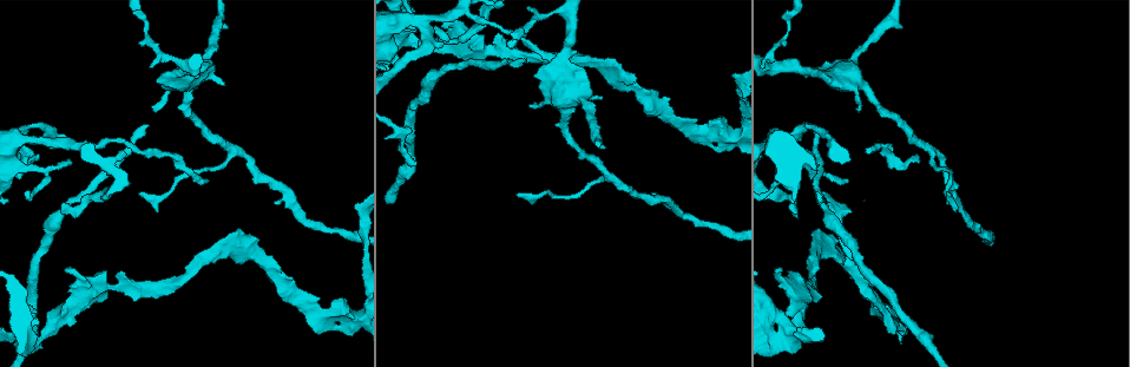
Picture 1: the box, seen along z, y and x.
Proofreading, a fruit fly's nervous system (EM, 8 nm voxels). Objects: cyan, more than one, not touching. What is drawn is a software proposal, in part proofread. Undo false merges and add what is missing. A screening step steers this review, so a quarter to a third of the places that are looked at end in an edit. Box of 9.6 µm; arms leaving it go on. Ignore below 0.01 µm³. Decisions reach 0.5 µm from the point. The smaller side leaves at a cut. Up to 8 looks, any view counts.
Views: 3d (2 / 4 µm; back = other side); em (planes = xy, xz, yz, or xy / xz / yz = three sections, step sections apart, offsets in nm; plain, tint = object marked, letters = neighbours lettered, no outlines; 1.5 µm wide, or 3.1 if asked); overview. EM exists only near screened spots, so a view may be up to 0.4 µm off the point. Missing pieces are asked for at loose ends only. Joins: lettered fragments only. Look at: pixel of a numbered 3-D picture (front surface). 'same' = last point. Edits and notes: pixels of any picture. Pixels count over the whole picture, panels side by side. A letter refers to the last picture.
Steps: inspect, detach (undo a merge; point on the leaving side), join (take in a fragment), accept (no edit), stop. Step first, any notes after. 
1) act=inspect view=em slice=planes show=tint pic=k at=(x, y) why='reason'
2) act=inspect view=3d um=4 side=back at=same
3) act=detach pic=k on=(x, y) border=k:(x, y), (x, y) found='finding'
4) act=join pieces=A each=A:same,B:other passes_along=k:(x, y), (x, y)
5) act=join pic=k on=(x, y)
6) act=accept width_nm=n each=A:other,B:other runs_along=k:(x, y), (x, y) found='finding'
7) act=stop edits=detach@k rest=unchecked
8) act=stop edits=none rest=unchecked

act=inspect view=3d um=4 pic=1 at=(147, 126) why='tapers out'

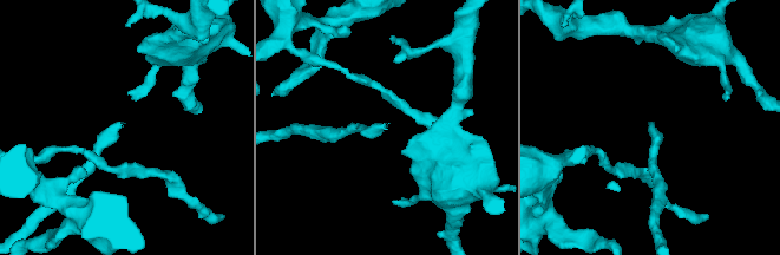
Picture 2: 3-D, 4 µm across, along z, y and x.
act=inspect view=em slice=xz step=8 show=letters pic=2 at=(385, 128)

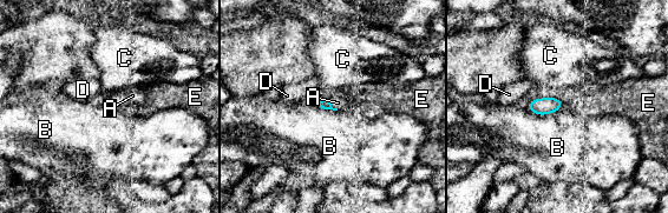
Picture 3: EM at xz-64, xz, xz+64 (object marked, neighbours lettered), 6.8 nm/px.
act=inspect view=em slice=planes show=letters at=same

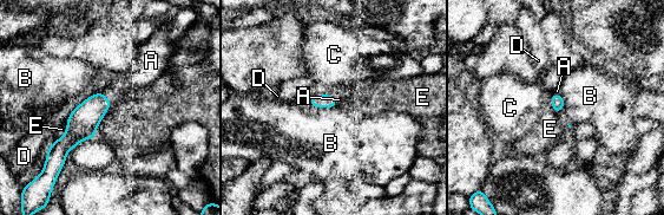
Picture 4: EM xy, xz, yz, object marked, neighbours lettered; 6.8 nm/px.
act=join pieces=A longest_contact=B:190nm each=A:same,B:other,C:other,D:other,E:other found='the cell continues'

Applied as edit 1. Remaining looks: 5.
act=inspect view=3d um=2 pic=1 at=(473, 16)

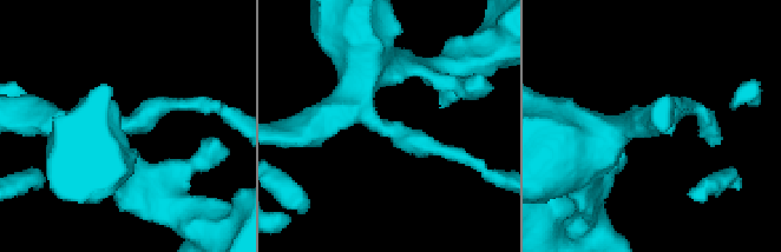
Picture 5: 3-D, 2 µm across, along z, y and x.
act=inspect view=em slice=xz step=8 show=letters pic=5 at=(383, 130) arms=3

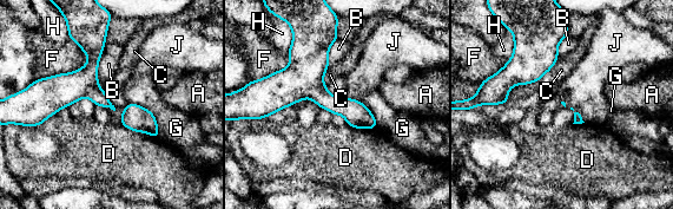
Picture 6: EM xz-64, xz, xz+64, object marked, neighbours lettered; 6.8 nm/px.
act=accept each=A:other,B:other,C:other,D:other,F:other,G:other,H:other,J:other runs_along=6:(101, 38), (92, 65), (40, 108) found='one cell here'

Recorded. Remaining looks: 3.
act=stop edits=join@4 rest=unchecked

